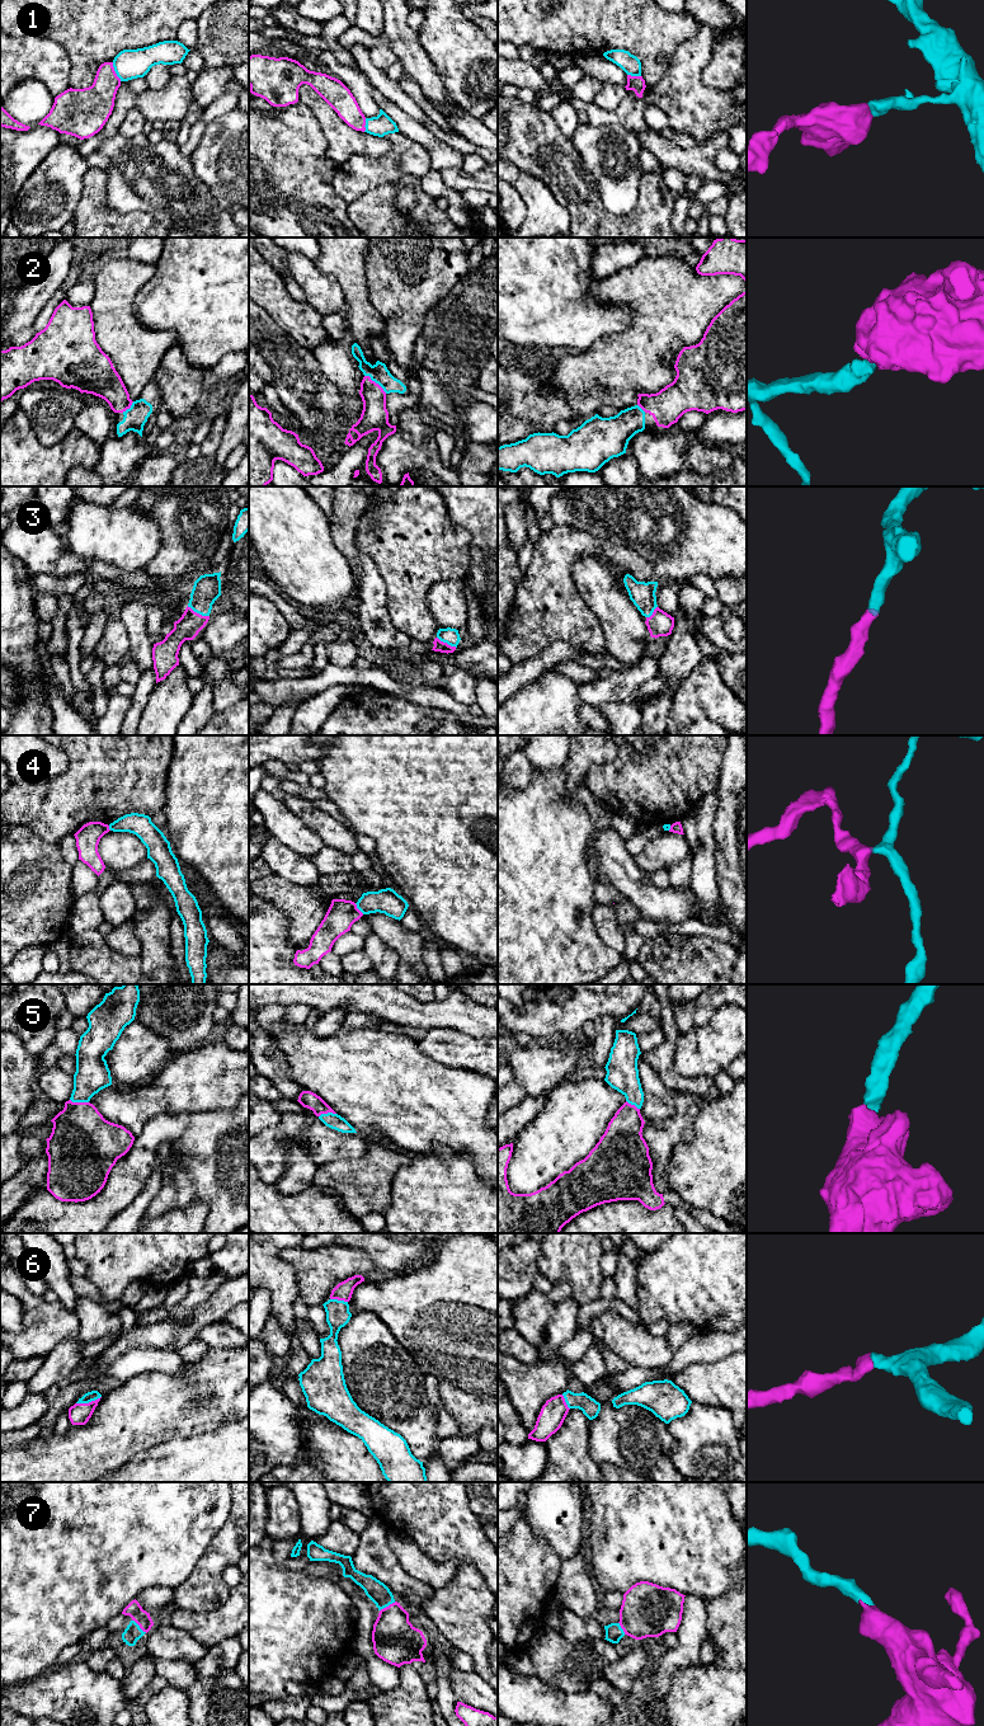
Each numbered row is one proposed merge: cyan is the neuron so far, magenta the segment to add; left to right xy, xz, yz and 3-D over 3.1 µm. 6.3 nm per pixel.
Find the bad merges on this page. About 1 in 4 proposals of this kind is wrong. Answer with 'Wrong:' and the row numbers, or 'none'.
Wrong: 1, 4

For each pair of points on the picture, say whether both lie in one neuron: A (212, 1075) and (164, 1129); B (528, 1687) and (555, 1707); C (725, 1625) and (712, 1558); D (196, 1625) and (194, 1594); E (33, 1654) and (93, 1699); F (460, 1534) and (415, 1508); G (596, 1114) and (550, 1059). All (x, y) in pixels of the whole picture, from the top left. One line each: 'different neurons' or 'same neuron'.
A: different neurons
B: same neuron
C: different neurons
D: different neurons
E: different neurons
F: same neuron
G: different neurons

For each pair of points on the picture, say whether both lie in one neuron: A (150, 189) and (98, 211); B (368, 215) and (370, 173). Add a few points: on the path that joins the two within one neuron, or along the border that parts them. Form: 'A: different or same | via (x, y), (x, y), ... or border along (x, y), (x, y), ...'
A: different | border along (108, 177), (107, 205), (118, 212), (137, 211)
B: different | border along (398, 179), (366, 191), (348, 203)

